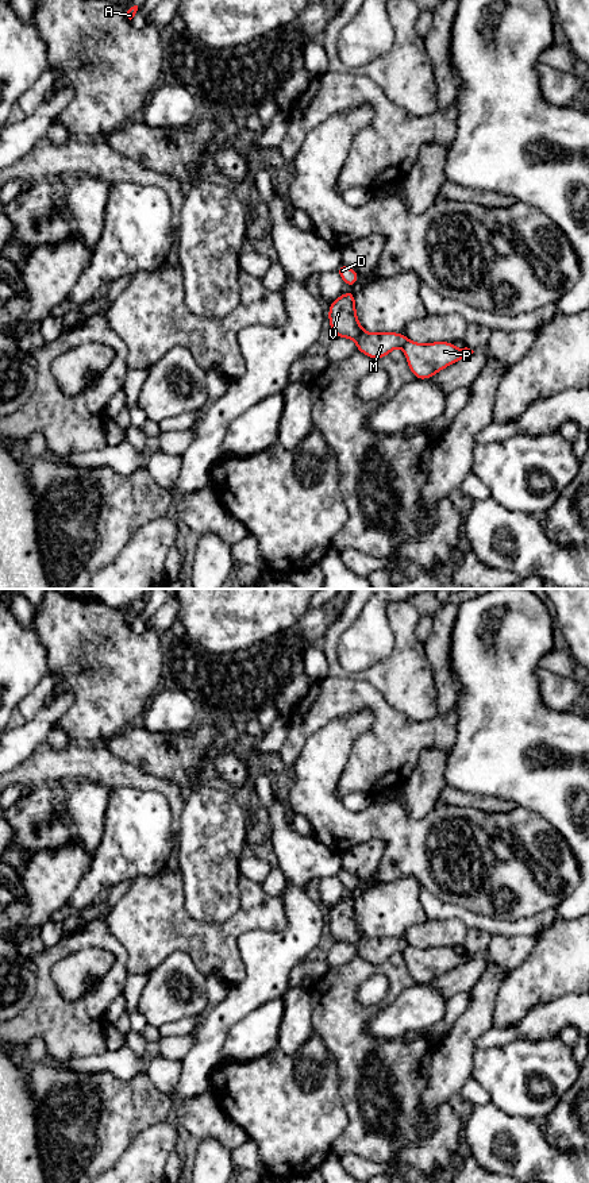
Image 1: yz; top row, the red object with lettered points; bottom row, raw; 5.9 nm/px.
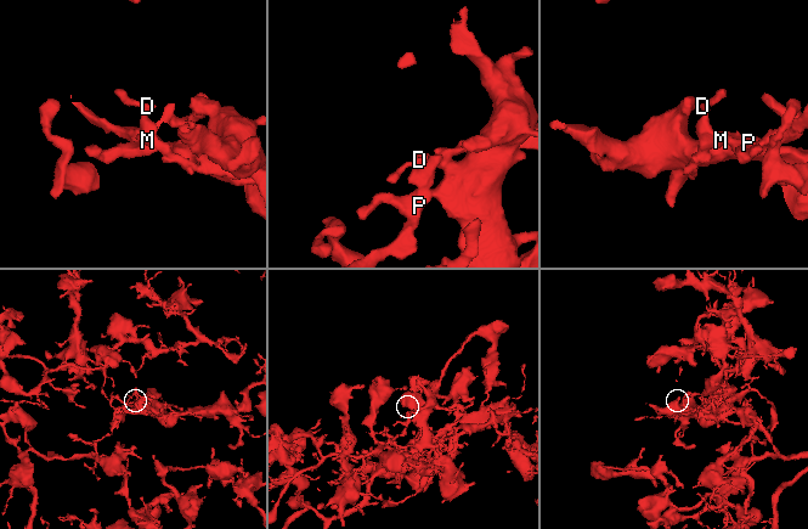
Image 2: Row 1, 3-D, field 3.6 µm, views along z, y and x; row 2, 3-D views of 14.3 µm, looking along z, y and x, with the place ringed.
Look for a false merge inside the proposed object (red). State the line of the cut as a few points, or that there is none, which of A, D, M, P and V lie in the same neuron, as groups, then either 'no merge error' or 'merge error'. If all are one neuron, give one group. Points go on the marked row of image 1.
yz (408, 340), (401, 347) | A D M V / P | merge error

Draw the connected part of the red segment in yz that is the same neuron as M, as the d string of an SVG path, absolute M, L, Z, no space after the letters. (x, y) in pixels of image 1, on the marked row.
M351 290L346 294L340 294L330 304L328 321L334 336L353 339L357 343L358 352L372 359L382 359L392 350L397 347L403 348L408 342L405 334L372 334L365 331L359 325L355 311L355 294Z

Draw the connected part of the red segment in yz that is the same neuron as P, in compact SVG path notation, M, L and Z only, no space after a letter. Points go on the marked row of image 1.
M408 340L403 350L416 379L430 379L440 370L474 352L467 347L459 350L454 343L443 340L427 344Z

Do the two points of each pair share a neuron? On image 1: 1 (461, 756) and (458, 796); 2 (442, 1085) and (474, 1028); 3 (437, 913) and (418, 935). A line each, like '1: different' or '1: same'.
1: different
2: same
3: different

